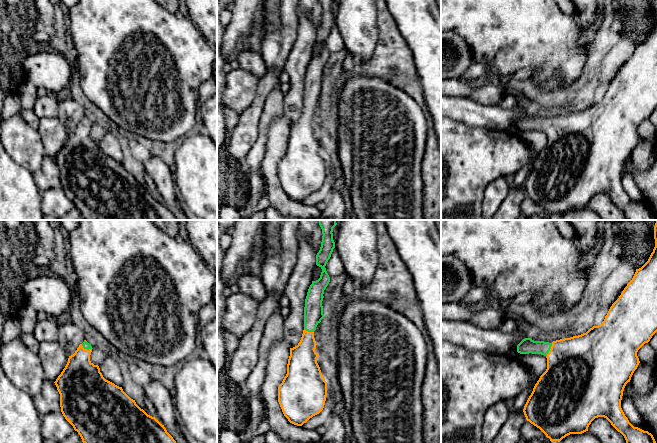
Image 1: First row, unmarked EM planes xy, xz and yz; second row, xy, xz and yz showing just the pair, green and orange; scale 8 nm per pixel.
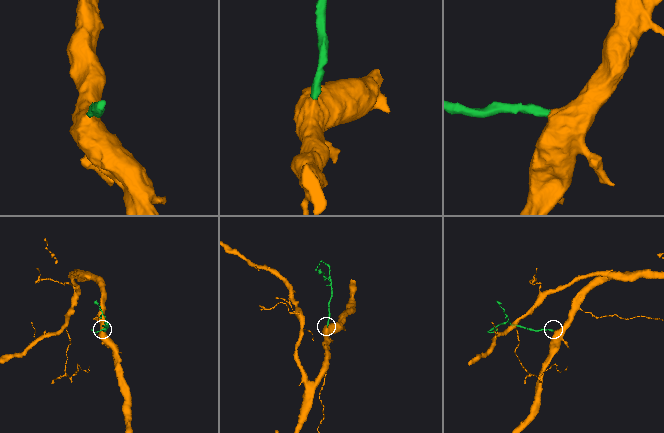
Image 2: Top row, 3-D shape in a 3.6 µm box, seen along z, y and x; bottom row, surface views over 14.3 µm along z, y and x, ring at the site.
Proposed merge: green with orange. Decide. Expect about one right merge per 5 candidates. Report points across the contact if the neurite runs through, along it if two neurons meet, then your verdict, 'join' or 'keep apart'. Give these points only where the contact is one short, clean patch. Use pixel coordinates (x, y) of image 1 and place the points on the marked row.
way yz (527, 345), (549, 350), (561, 354), (575, 366); join

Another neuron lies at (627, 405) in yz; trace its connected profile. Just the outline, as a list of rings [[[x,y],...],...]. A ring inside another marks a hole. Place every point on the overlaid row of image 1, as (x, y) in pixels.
[[[623,395],[621,400],[621,408],[625,414],[625,416],[628,418],[629,422],[634,427],[640,427],[641,424],[641,416],[636,409],[632,399],[628,395]]]

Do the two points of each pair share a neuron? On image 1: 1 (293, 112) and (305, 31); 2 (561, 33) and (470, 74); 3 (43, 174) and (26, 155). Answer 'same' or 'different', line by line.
1: same
2: different
3: different

